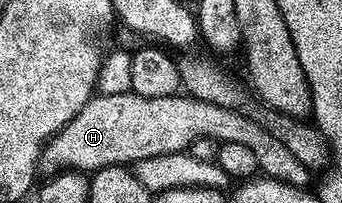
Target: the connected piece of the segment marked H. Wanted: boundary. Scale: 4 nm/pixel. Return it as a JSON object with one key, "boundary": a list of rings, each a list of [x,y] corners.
{"boundary":[[[128,91],[114,95],[94,94],[87,105],[83,105],[83,109],[79,109],[62,130],[42,146],[39,167],[49,177],[63,171],[92,173],[104,167],[132,165],[143,157],[183,151],[201,138],[215,139],[219,144],[235,141],[251,149],[262,176],[296,187],[305,187],[311,177],[311,171],[300,164],[278,138],[271,137],[250,118],[231,109],[193,99],[186,93],[171,97],[139,97]]]}

